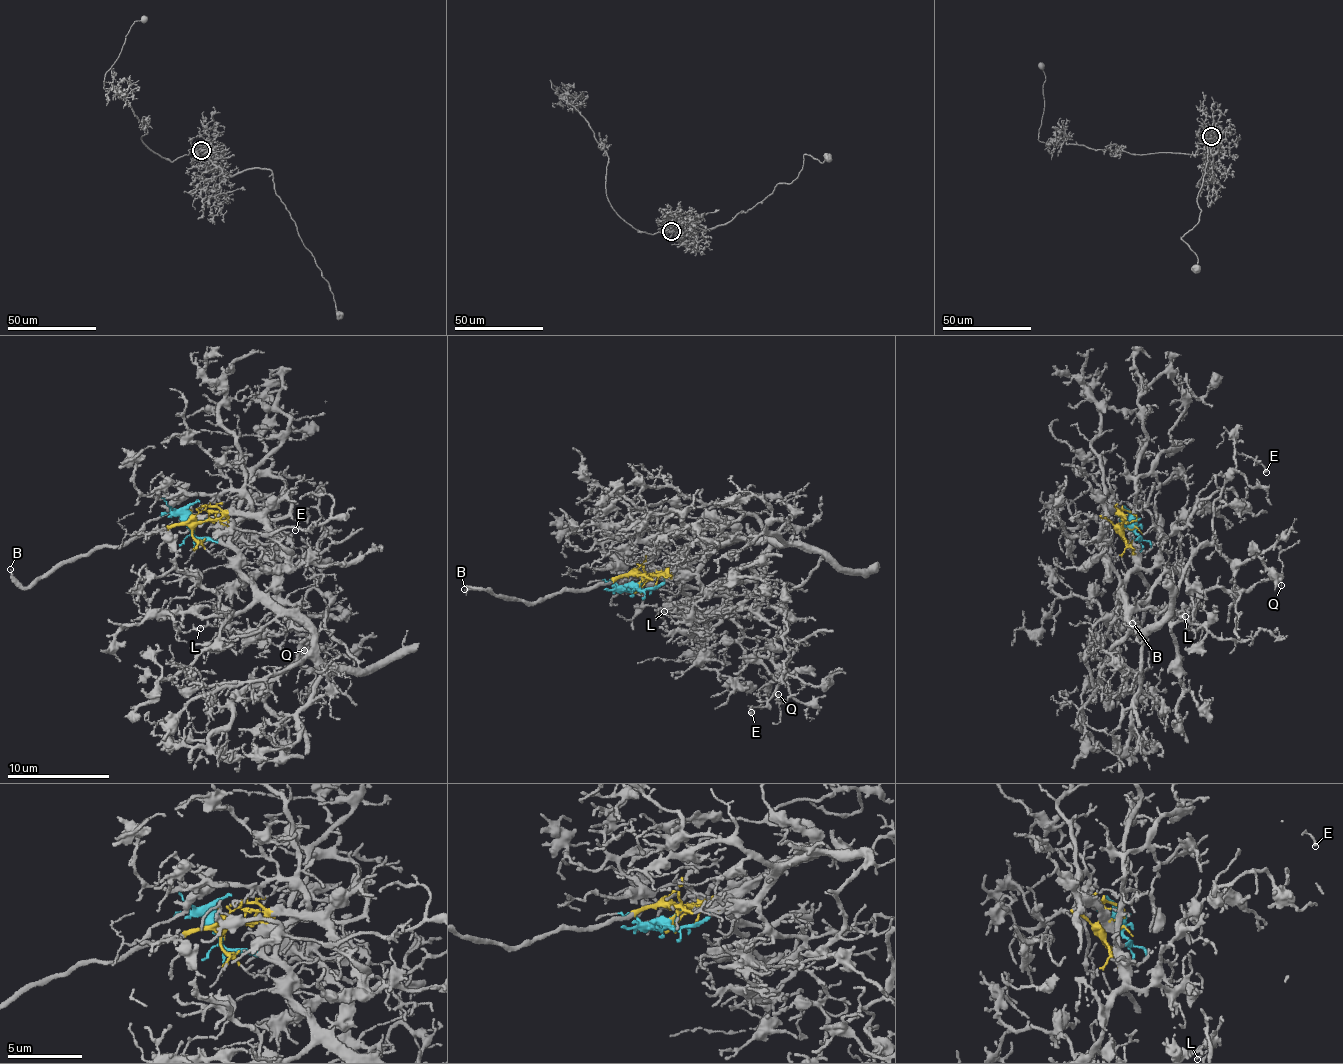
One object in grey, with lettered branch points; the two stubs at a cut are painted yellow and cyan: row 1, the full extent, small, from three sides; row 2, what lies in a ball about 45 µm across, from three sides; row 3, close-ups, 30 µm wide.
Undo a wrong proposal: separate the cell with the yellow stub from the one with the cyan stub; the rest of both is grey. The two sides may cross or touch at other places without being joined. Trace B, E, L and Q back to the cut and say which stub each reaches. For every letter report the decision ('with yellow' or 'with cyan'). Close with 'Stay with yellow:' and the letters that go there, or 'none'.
B: with yellow
E: with cyan
L: with cyan
Q: with cyan
Stay with yellow: B

